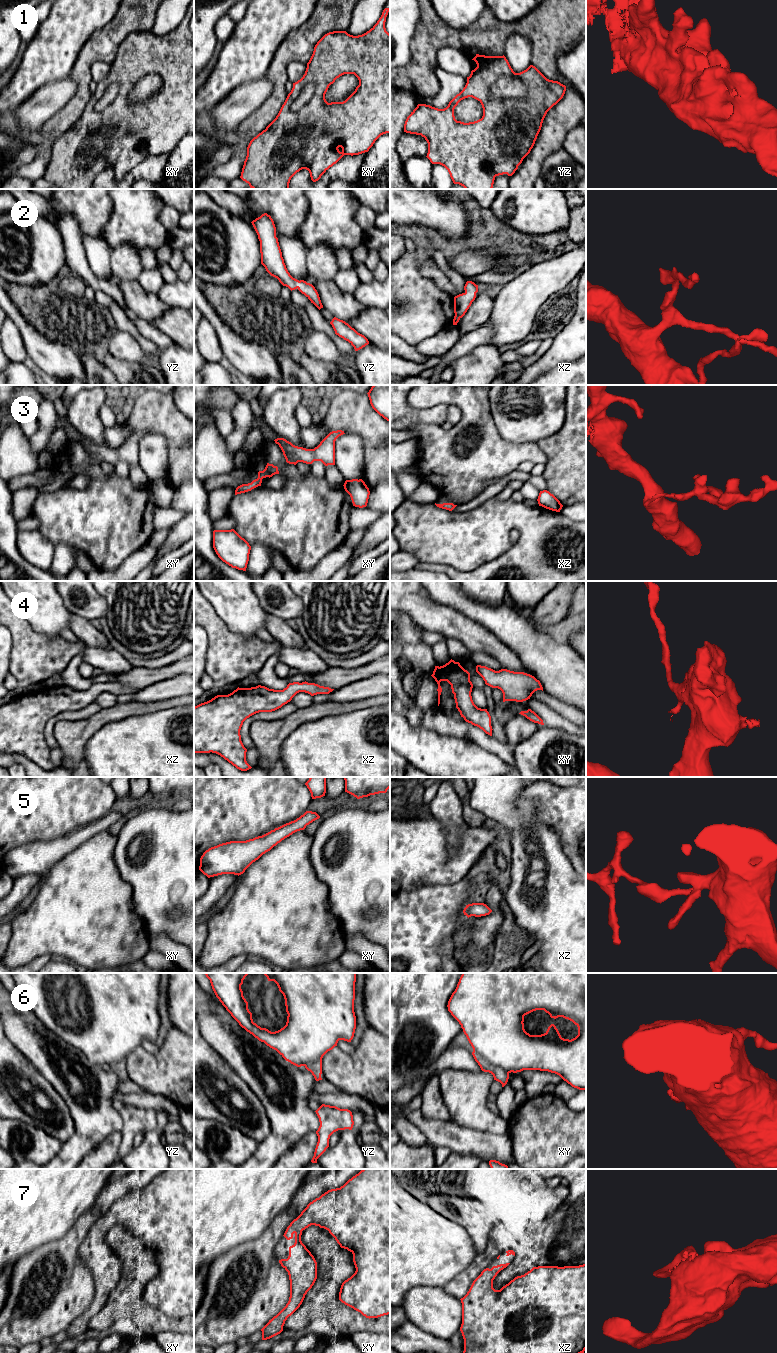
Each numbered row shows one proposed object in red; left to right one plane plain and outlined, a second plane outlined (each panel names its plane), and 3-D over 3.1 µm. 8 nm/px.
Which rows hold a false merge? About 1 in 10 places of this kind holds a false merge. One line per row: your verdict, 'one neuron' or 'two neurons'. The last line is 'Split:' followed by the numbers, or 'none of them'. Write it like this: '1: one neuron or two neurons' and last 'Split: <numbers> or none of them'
1: two neurons
2: one neuron
3: one neuron
4: one neuron
5: one neuron
6: one neuron
7: one neuron
Split: 1

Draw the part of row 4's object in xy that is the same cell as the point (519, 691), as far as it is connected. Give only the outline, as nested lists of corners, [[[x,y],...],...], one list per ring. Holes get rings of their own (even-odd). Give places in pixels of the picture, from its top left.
[[[477,665],[476,672],[483,678],[485,684],[498,688],[503,693],[503,702],[523,702],[543,687],[534,676],[524,672],[514,672],[507,669],[495,671],[486,666]]]

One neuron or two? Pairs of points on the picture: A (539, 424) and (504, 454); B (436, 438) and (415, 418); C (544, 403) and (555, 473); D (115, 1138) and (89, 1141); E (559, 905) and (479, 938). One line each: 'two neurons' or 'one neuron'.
A: two neurons
B: two neurons
C: two neurons
D: two neurons
E: two neurons

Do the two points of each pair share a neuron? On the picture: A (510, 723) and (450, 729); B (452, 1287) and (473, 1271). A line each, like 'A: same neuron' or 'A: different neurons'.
A: different neurons
B: same neuron

